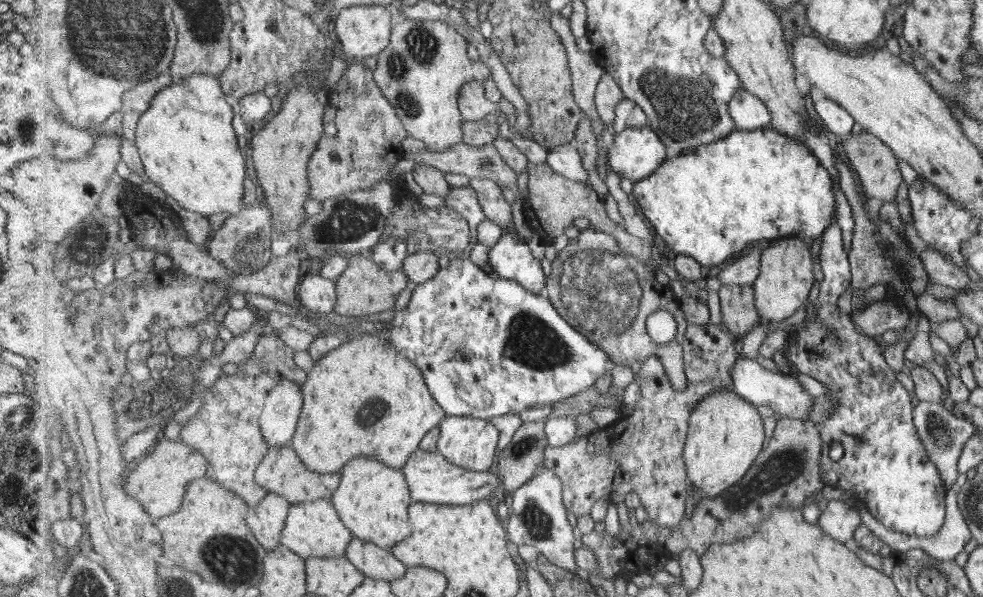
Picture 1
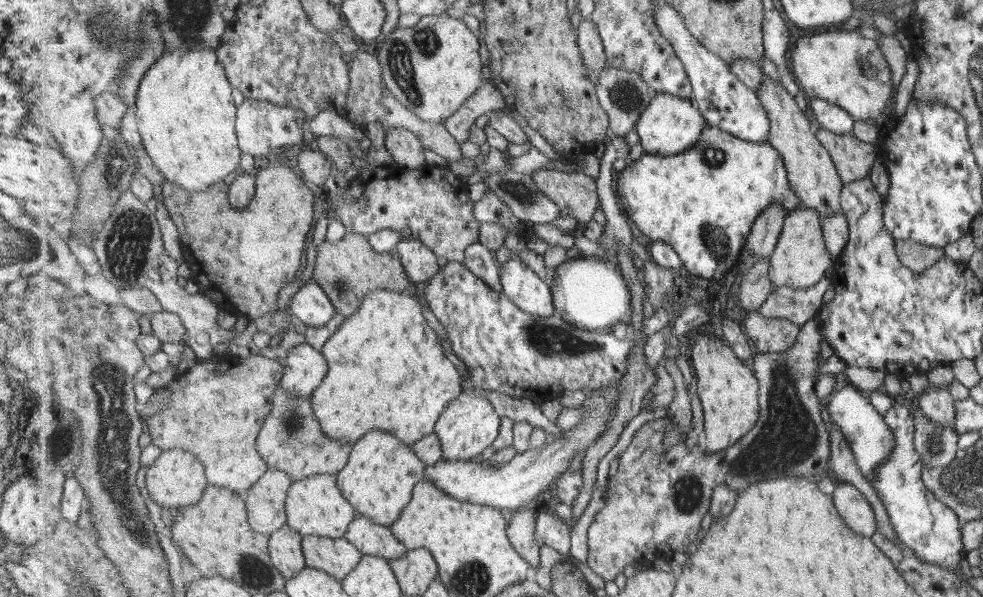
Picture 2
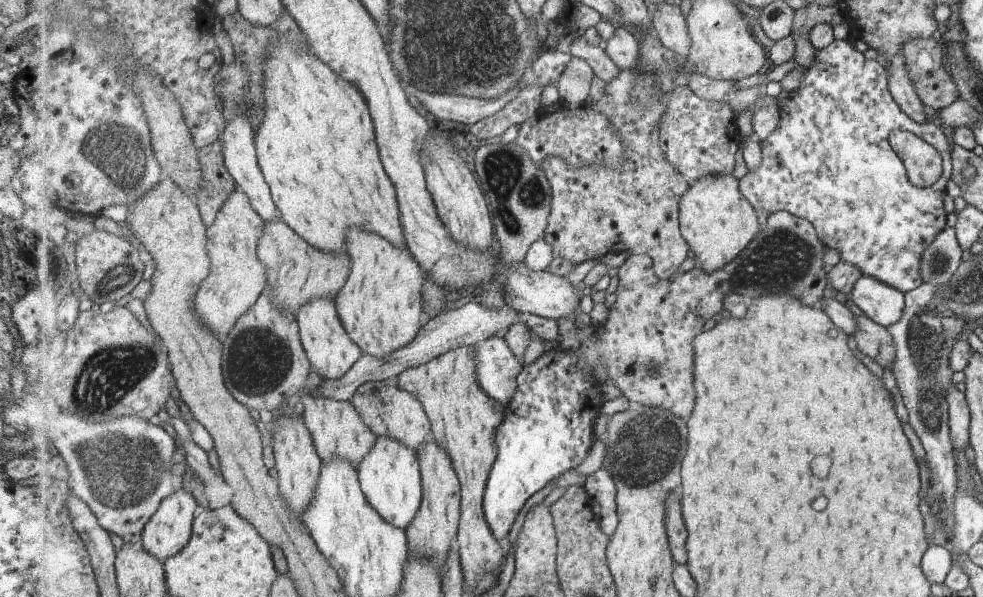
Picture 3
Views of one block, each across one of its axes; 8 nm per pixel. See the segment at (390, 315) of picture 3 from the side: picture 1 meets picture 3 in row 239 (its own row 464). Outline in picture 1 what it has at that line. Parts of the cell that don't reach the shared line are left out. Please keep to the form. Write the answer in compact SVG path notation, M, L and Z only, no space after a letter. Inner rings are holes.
M357 458L343 470L343 486L332 498L342 520L355 537L391 550L411 536L410 506L413 503L410 483L402 469L387 466L377 458Z

